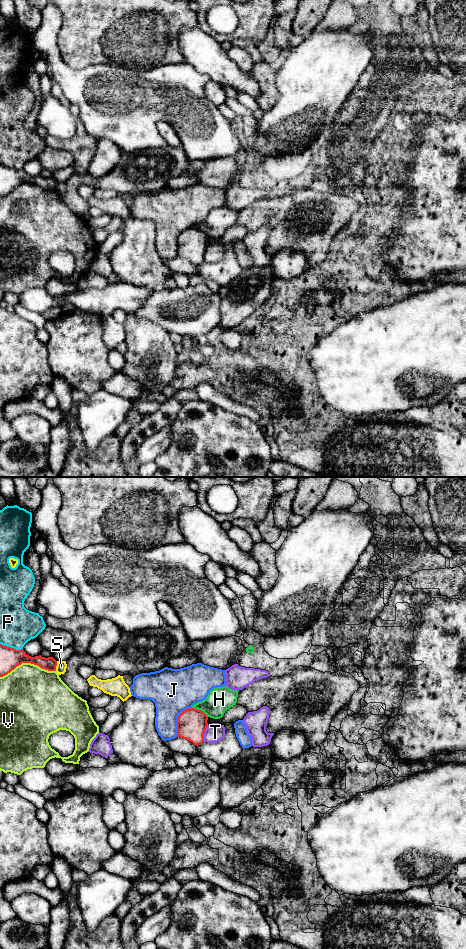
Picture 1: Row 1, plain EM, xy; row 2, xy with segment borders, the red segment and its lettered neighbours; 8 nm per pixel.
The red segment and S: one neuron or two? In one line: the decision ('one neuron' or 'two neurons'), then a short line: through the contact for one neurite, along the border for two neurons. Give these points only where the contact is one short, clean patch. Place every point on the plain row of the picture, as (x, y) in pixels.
two neurons; line xy (57, 181), (55, 190)

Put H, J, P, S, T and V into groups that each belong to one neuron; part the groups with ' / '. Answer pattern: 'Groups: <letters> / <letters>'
Groups: H S / J / P / T / V

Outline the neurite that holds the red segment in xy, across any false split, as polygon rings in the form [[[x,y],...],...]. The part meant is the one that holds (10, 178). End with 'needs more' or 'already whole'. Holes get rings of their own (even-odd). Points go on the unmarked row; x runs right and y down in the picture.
[[[0,164],[0,197],[7,195],[22,183],[31,183],[48,191],[56,191],[57,186],[57,181],[53,177],[31,177],[23,169],[16,170]]]; already whole

